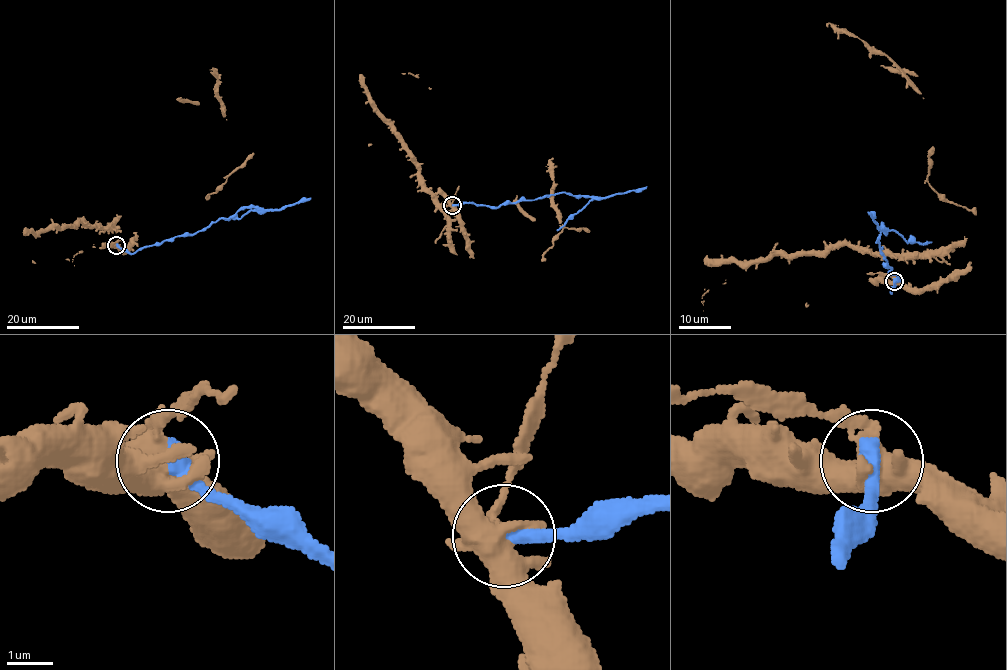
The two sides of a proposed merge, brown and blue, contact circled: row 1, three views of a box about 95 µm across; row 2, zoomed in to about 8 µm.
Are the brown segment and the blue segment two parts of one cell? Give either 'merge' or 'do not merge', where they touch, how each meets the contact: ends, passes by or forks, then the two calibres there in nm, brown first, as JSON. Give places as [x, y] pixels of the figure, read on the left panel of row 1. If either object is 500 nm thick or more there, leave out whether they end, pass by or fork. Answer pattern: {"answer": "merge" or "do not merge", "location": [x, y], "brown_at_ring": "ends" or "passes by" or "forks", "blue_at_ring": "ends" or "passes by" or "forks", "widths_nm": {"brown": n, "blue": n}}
{"answer": "do not merge", "location": [116, 245], "widths_nm": {"brown": 500, "blue": 420}}

